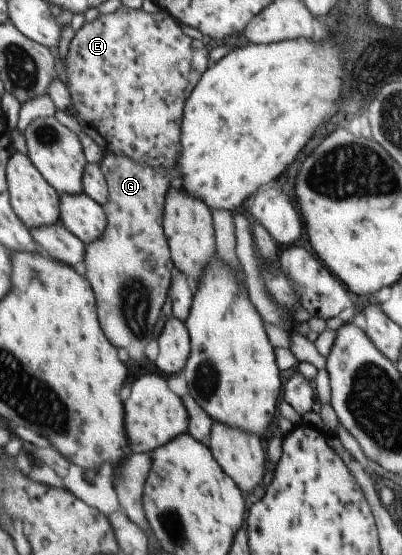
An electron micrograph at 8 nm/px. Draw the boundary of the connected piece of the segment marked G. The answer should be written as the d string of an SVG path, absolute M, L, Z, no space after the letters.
M110 151L105 154L102 169L110 191L110 202L104 206L108 226L97 242L86 246L83 272L96 295L97 307L101 310L101 322L105 322L105 334L109 334L113 342L117 342L117 348L125 348L127 352L131 352L133 360L142 360L145 348L155 340L155 326L161 318L161 310L172 286L171 274L173 268L176 268L164 232L164 214L169 190L181 178L181 174L177 168L163 170L149 164L137 164L125 154Z

